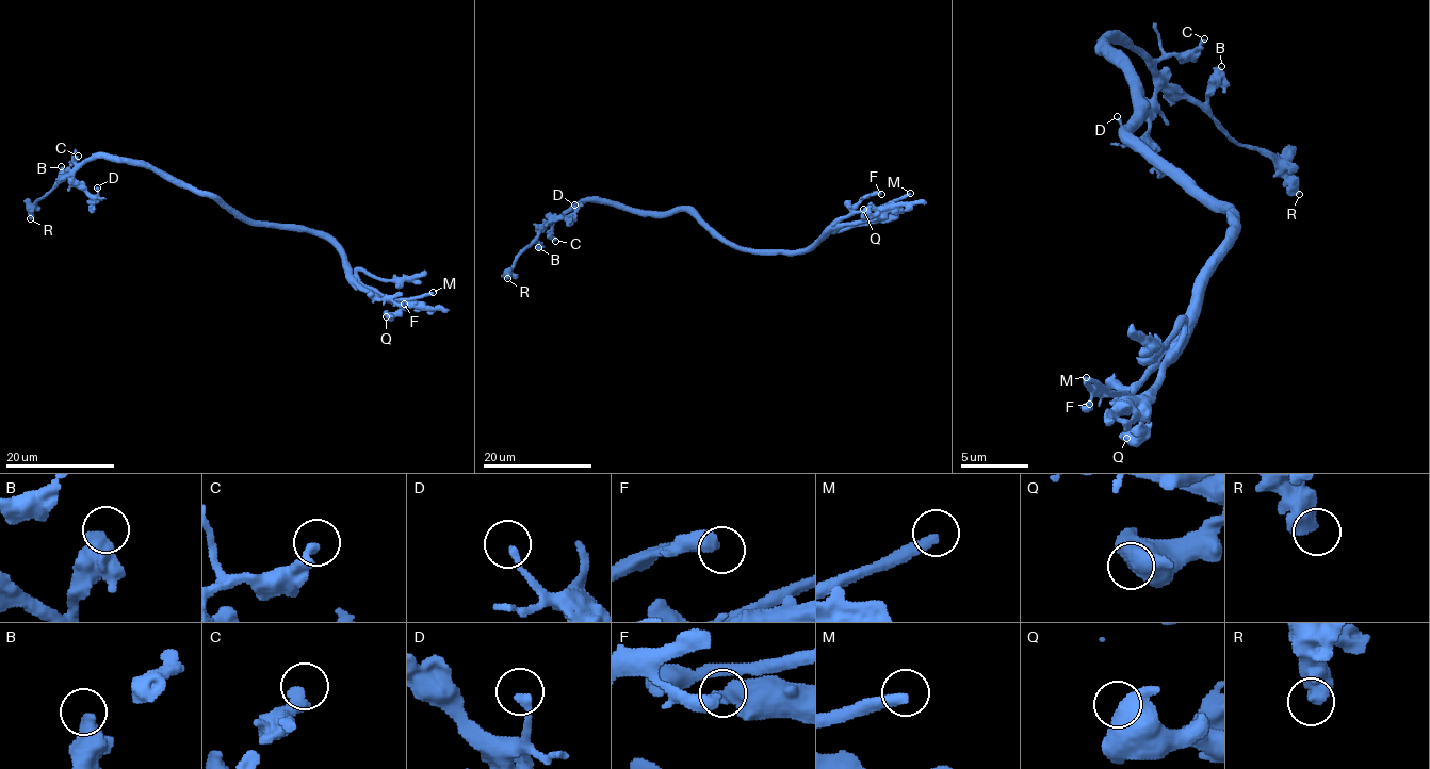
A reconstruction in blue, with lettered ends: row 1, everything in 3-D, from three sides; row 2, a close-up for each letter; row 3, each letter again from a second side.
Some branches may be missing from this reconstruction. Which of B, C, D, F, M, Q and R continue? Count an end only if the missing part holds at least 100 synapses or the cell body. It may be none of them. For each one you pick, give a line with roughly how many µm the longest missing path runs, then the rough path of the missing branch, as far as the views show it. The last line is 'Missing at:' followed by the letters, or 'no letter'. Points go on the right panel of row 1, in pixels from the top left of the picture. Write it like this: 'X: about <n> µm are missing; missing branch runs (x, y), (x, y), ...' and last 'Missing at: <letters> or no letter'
M: about 30 µm are missing
Missing at: M

